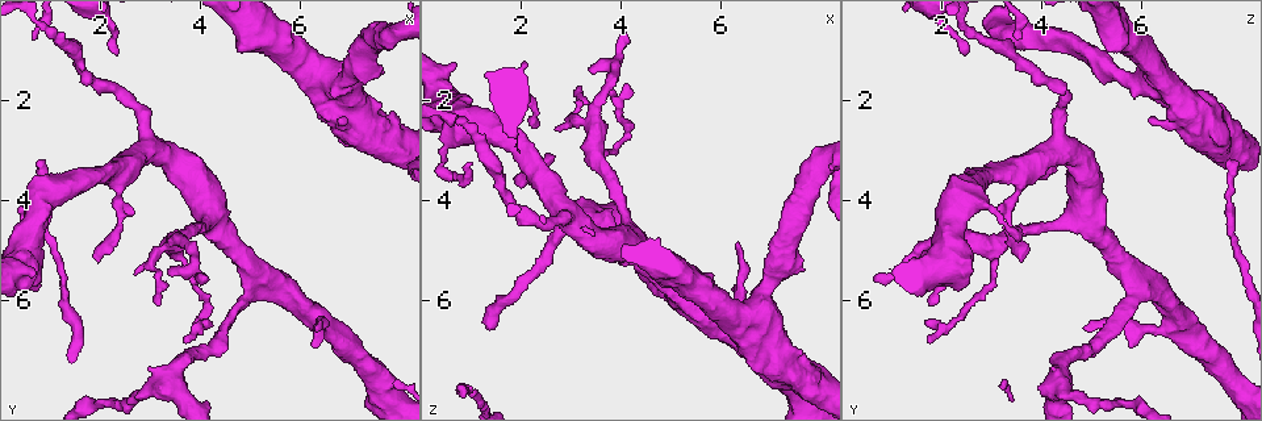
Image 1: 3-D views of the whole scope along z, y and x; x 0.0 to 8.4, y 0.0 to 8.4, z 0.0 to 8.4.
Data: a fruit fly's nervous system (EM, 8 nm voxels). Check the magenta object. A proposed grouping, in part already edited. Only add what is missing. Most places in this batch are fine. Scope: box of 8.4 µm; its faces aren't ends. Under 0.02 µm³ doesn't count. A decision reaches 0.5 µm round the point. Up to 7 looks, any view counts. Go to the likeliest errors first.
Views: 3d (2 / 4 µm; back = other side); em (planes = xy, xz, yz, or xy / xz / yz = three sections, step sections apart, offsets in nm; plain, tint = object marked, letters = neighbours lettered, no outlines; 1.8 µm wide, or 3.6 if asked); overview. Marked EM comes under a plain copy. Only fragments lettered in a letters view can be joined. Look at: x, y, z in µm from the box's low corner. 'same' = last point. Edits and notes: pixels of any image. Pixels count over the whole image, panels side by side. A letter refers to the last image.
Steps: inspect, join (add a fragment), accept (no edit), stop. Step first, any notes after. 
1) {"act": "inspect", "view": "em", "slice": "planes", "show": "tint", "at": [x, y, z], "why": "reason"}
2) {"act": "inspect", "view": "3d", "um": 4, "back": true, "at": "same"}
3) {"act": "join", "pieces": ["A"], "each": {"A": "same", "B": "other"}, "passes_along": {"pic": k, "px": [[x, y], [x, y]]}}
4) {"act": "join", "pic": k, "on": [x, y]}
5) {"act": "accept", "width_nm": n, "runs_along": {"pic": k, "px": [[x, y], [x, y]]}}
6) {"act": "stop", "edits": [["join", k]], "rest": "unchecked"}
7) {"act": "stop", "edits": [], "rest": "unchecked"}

{"act": "inspect", "view": "em", "slice": "xz", "step": 4, "show": "letters", "at": [0.75, 3.20, 7.75], "why": "long arm stops here"}

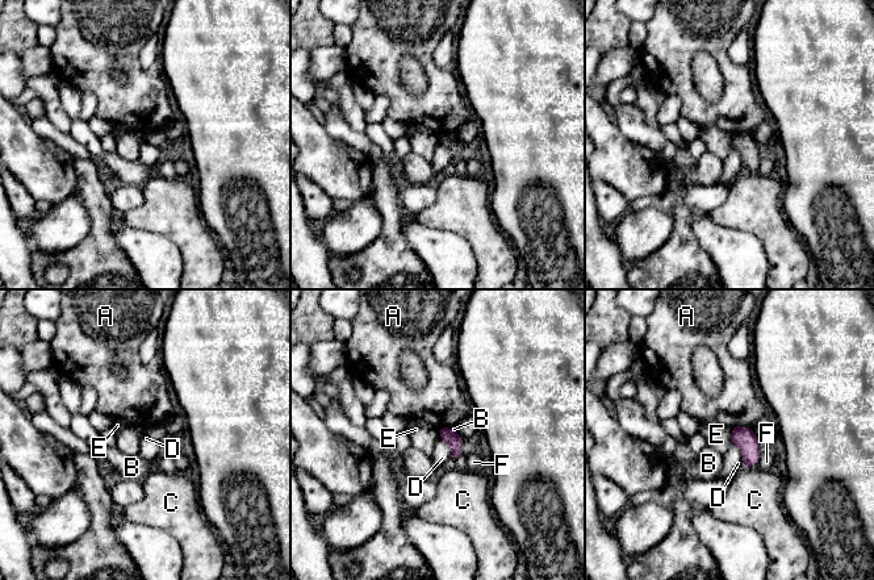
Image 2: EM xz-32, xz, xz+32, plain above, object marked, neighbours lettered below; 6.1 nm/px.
{"act": "inspect", "view": "em", "slice": "planes", "show": "letters", "at": "same", "why": "cut it another way"}

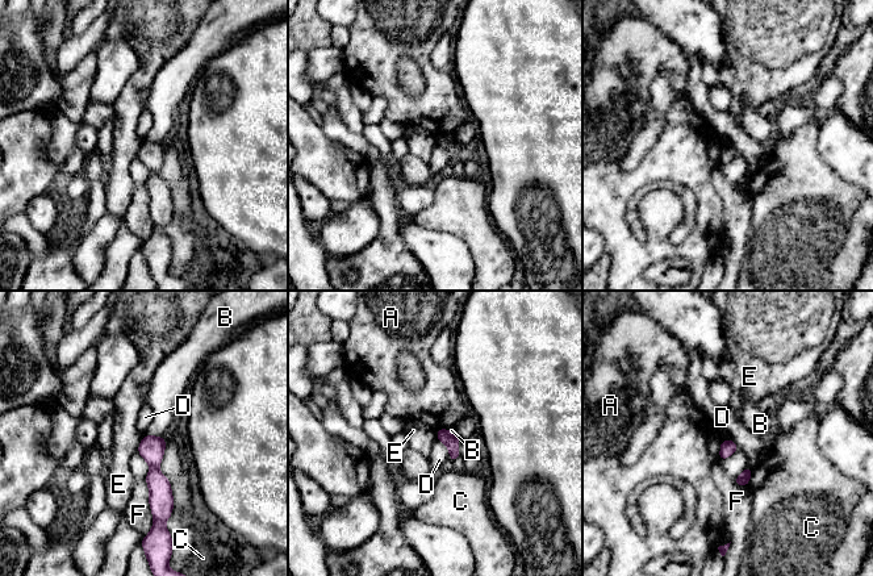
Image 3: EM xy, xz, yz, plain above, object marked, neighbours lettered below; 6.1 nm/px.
{"act": "accept", "each": {"A": "other", "B": "other", "C": "other", "D": "other", "E": "other", "F": "other"}, "border": {"pic": 3, "px": [[143, 437], [137, 450]]}, "found": "no lettered fragment goes on from it"}

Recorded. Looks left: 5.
{"act": "inspect", "view": "em", "slice": "xy", "step": 16, "show": "letters", "at": [2.30, 1.10, 2.50], "why": "tapers out"}

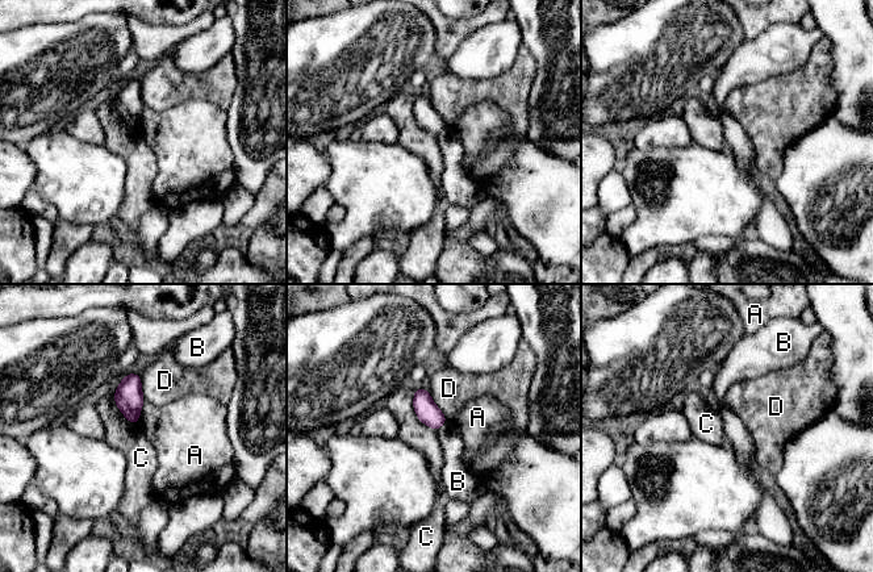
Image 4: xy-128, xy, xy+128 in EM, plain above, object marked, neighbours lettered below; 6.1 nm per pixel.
{"act": "inspect", "view": "em", "slice": "planes", "show": "letters", "at": "same", "why": "another direction"}

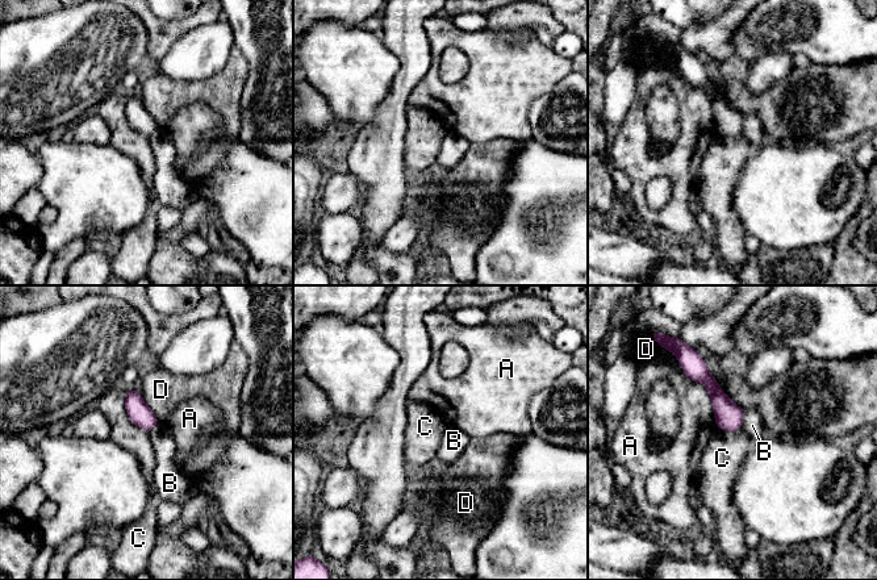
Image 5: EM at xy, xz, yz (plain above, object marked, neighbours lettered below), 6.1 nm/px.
{"act": "accept", "each": {"A": "other", "B": "other", "C": "other", "D": "other"}, "runs_along": {"pic": 5, "px": [[690, 368], [710, 384], [735, 426]]}, "found": "none of them fits"}

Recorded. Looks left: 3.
{"act": "inspect", "view": "3d", "um": 2, "at": [6.30, 6.50, 4.90], "why": "branch stops here"}

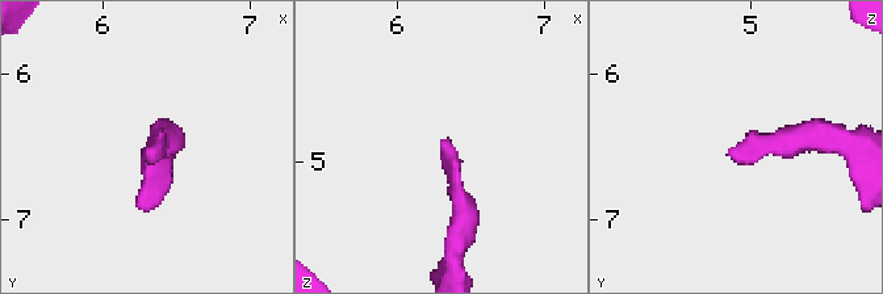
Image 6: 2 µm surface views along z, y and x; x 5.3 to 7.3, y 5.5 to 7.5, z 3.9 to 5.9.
{"act": "inspect", "view": "em", "slice": "yz", "step": 8, "show": "letters", "at": [6.32, 6.48, 4.88], "why": "shape alone is not enough"}

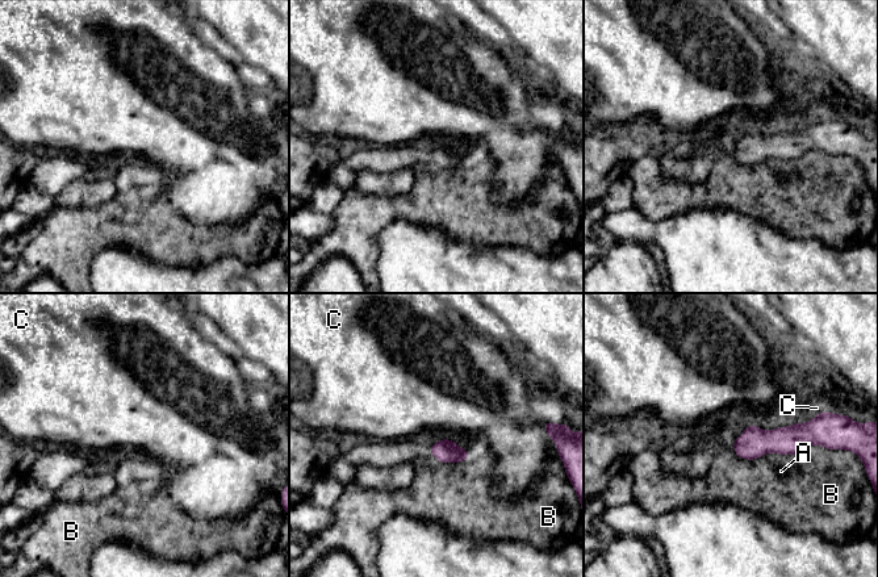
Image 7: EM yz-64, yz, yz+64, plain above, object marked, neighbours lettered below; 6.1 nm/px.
{"act": "inspect", "view": "em", "slice": "planes", "show": "letters", "at": "same", "why": "cut it another way"}

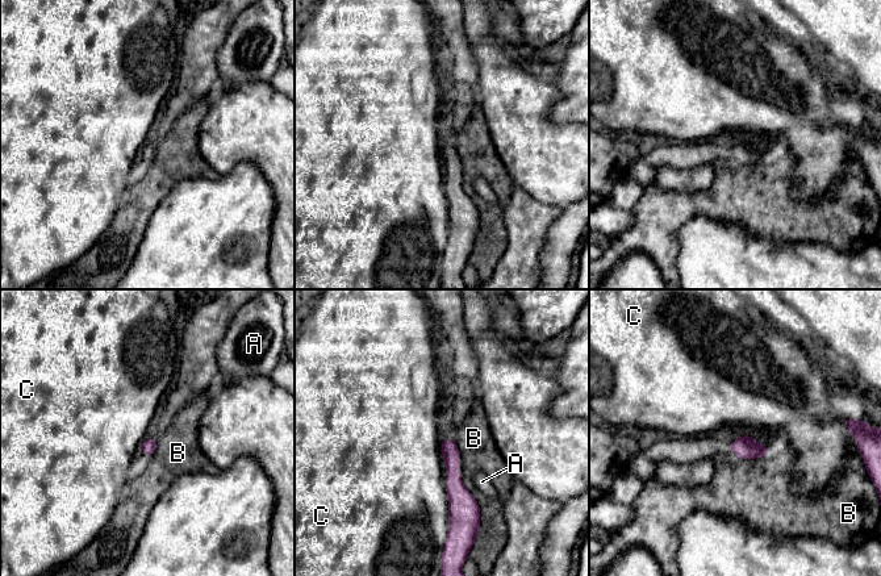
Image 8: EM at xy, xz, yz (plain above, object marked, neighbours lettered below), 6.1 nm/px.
{"act": "accept", "each": {"A": "other", "B": "other", "C": "other"}, "border": {"pic": 8, "px": [[445, 488], [449, 528]]}, "found": "no lettered fragment goes on from it"}

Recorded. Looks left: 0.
{"act": "stop", "edits": [], "rest": "unchecked"}

